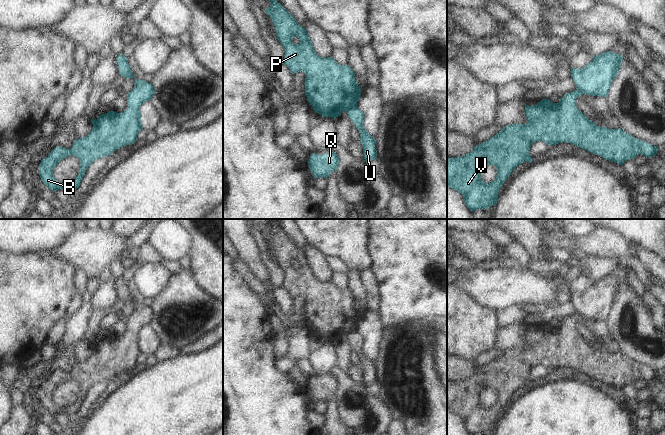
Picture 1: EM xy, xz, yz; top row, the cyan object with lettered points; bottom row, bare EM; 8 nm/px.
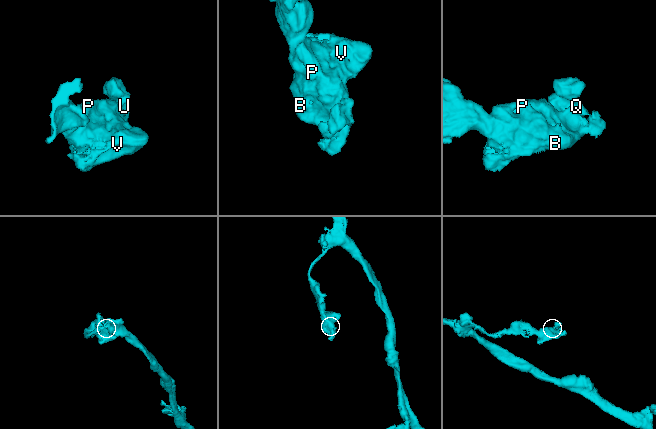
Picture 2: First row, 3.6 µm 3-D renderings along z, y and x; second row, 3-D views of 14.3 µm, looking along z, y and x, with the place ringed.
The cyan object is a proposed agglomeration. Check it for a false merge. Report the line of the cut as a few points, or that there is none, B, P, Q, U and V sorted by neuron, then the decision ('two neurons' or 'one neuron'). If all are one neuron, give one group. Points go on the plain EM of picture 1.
no cut | B P Q U V | one neuron

